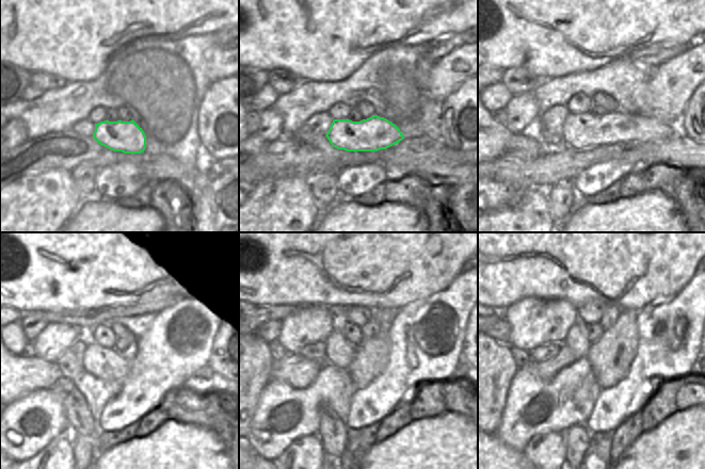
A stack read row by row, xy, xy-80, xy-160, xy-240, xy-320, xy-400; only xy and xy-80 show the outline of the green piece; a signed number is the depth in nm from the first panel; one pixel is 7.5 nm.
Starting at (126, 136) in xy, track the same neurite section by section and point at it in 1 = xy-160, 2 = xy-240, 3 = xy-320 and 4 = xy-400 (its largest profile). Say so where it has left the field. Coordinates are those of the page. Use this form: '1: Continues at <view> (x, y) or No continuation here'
1: Continues at xy-160 (583, 130)
2: Continues at xy-240 (103, 362)
3: Continues at xy-320 (338, 351)
4: Continues at xy-400 (577, 339)

